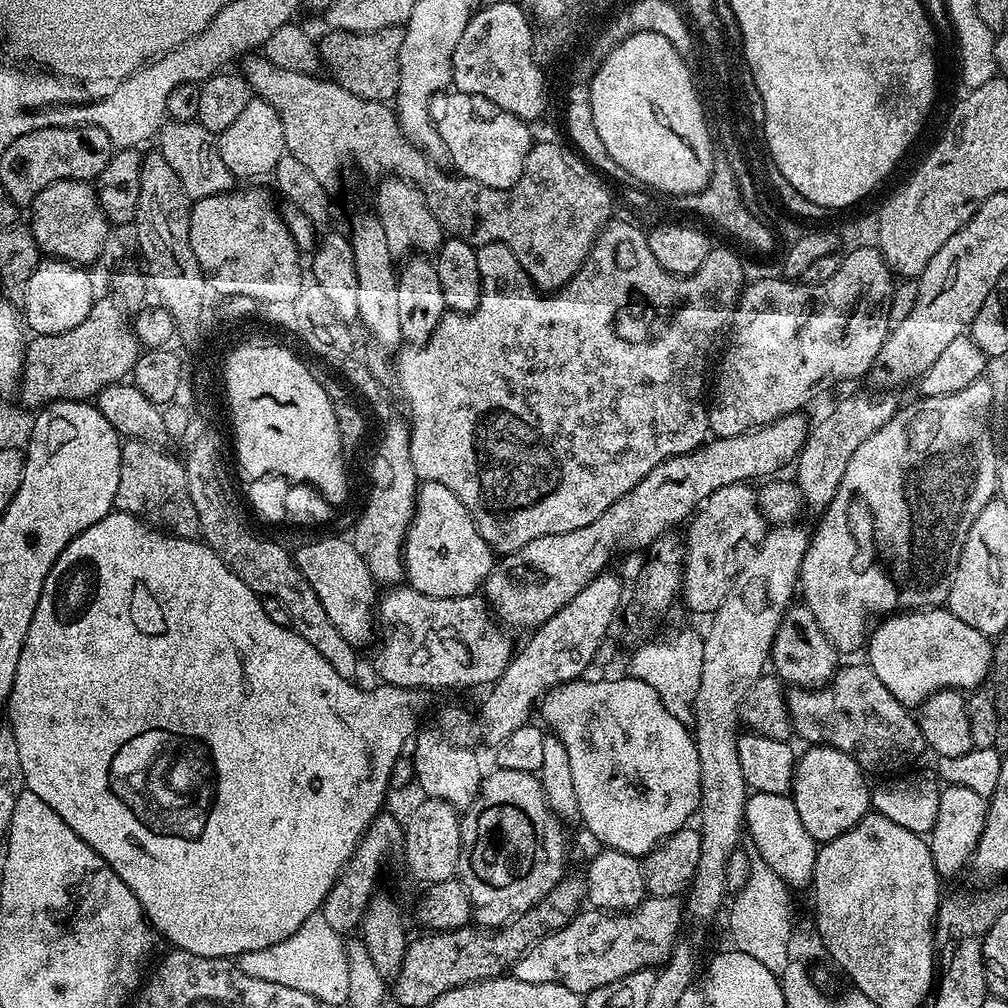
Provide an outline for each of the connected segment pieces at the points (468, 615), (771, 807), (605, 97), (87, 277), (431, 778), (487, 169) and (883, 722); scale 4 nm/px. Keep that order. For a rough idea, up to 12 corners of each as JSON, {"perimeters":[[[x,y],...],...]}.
{"perimeters":[[[392,586],[376,672],[399,688],[491,686],[509,633],[479,595]],[[752,792],[755,855],[789,889],[809,887],[818,841],[791,795]],[[662,34],[610,49],[588,84],[603,155],[695,196],[714,154],[691,71]],[[41,259],[22,297],[35,335],[86,322],[98,293],[87,267]],[[417,731],[410,759],[429,800],[467,810],[480,760],[439,731]],[[449,91],[436,129],[457,173],[482,186],[518,182],[529,121],[479,116]],[[867,663],[789,687],[792,731],[865,773],[923,752],[919,719]]]}

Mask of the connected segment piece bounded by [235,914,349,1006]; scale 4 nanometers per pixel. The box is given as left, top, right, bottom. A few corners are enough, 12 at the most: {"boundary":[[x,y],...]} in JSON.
{"boundary":[[322,914],[235,957],[242,974],[348,1003],[345,937]]}

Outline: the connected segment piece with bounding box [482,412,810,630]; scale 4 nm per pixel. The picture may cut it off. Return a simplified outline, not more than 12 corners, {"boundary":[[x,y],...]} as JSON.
{"boundary":[[800,412],[663,460],[590,526],[500,556],[483,599],[539,628],[714,490],[775,477]]}

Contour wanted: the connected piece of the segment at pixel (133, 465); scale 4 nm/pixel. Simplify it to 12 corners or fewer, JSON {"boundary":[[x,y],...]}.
{"boundary":[[121,443],[115,511],[200,536],[186,470],[163,447]]}

